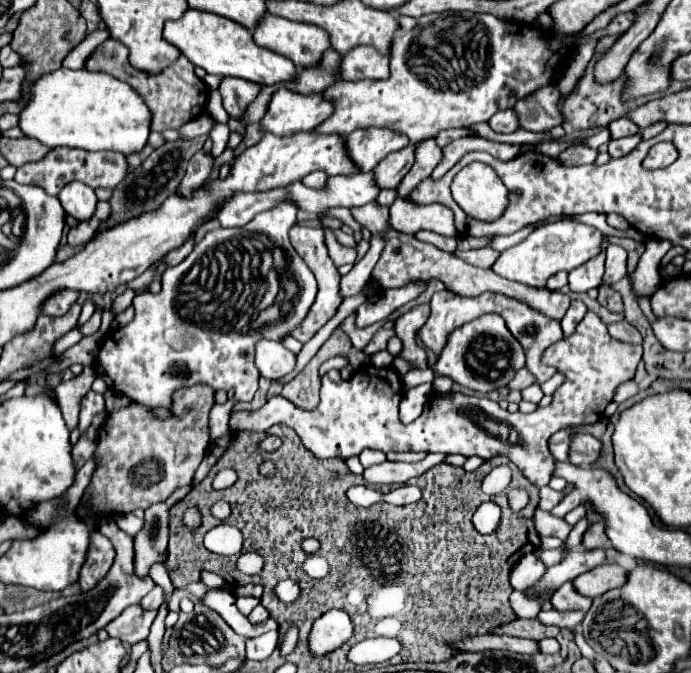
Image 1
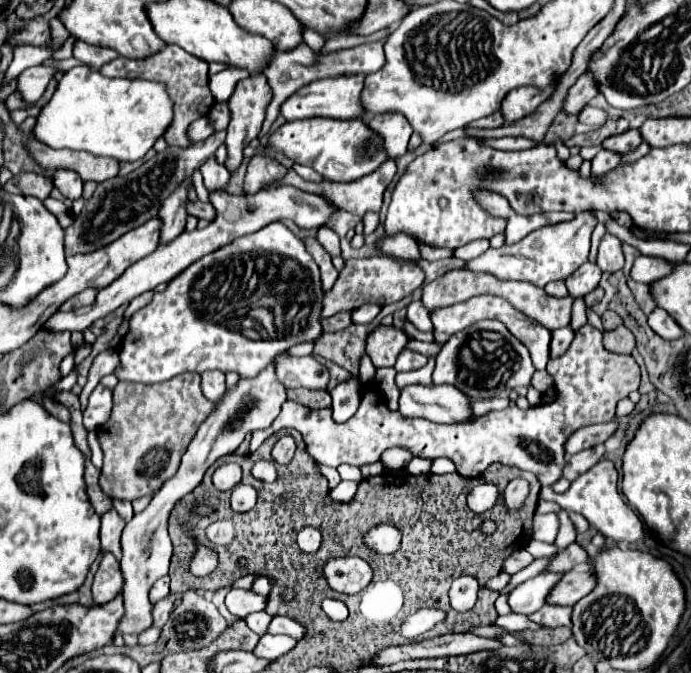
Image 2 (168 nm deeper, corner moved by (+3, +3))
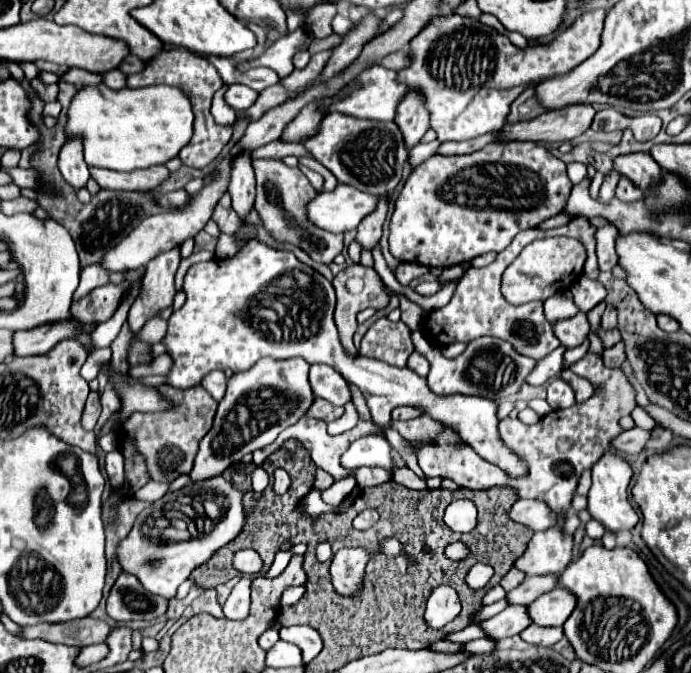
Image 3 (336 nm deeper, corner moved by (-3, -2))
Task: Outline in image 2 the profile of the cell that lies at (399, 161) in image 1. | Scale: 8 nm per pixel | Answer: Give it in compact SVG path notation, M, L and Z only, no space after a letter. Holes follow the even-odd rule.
M386 160L386 162L382 162L382 164L380 164L380 168L378 168L378 170L374 170L372 174L366 174L366 176L358 178L356 182L336 184L336 182L322 180L322 182L318 182L318 184L312 184L312 182L306 182L304 178L300 178L300 176L294 172L294 168L288 168L286 176L282 176L280 180L276 180L276 182L268 184L266 188L270 190L270 188L276 188L276 186L294 186L294 188L304 190L304 192L312 192L312 194L326 194L326 196L330 196L330 198L332 198L340 208L350 210L350 212L354 212L354 214L362 216L366 210L380 210L380 206L382 206L382 194L384 194L386 186L392 182L392 178L394 178L396 170L398 170L398 168L396 168L396 162L394 162L394 160Z

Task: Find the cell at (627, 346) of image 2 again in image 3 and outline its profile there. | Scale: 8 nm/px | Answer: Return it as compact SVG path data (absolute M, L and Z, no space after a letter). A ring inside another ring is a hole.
M622 343L610 347L610 349L604 349L602 351L602 359L604 359L604 365L608 367L620 367L624 361L626 361L626 355L622 355Z

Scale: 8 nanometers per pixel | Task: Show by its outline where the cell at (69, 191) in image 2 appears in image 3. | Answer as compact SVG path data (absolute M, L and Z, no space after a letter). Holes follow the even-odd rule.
M80 137L66 139L66 143L60 149L58 167L64 175L64 179L68 183L72 183L76 189L82 189L86 185L86 181L90 179L90 171L88 171L88 163L84 161Z

